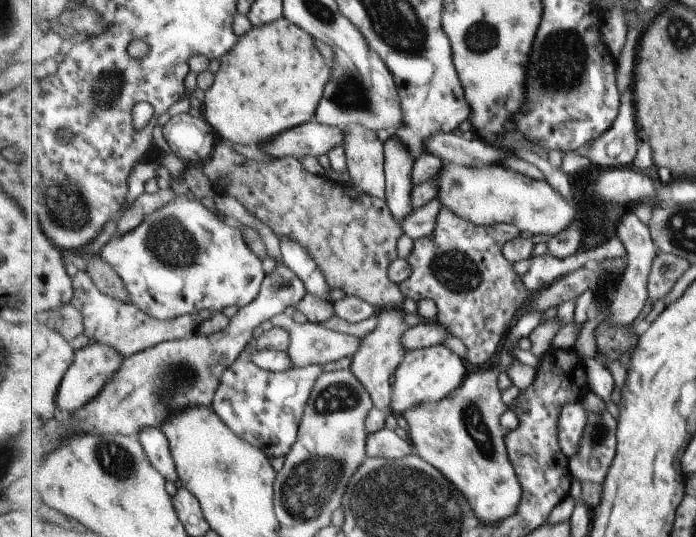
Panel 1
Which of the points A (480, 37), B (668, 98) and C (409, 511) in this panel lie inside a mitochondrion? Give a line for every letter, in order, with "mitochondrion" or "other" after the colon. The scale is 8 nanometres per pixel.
A: mitochondrion
B: other
C: mitochondrion

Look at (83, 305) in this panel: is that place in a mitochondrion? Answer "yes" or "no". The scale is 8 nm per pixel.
no

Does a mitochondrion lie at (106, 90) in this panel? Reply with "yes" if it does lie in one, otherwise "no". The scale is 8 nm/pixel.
yes

